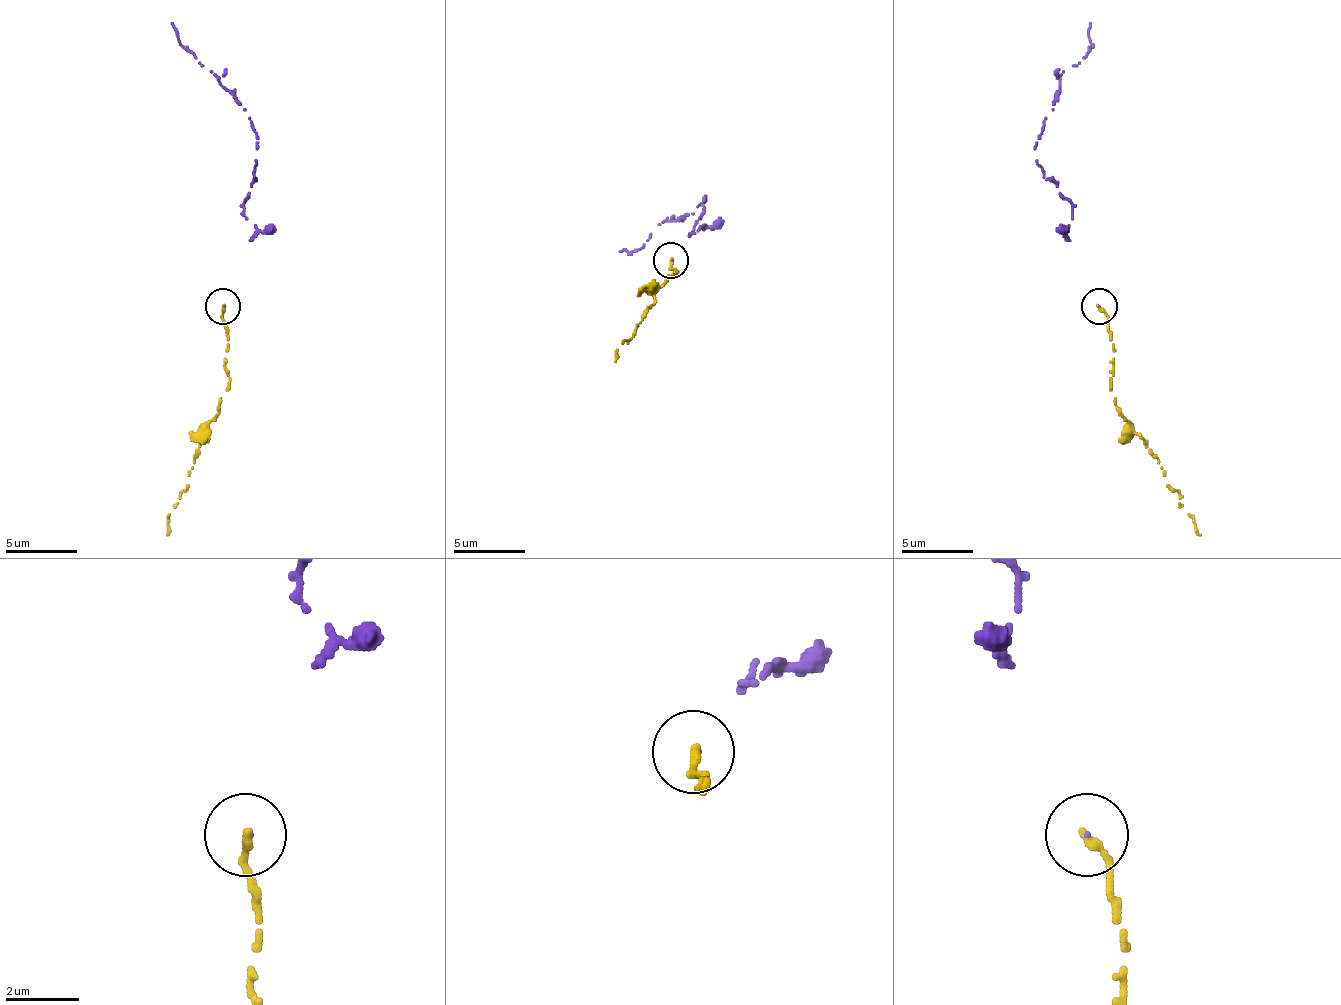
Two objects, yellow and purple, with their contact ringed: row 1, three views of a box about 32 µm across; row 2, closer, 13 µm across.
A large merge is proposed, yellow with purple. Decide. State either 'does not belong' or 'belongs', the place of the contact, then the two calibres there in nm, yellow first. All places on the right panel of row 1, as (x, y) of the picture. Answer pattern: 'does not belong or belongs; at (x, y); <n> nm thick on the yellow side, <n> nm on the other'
belongs; at (1099, 306); 240 nm thick on the yellow side, 50 nm on the other

